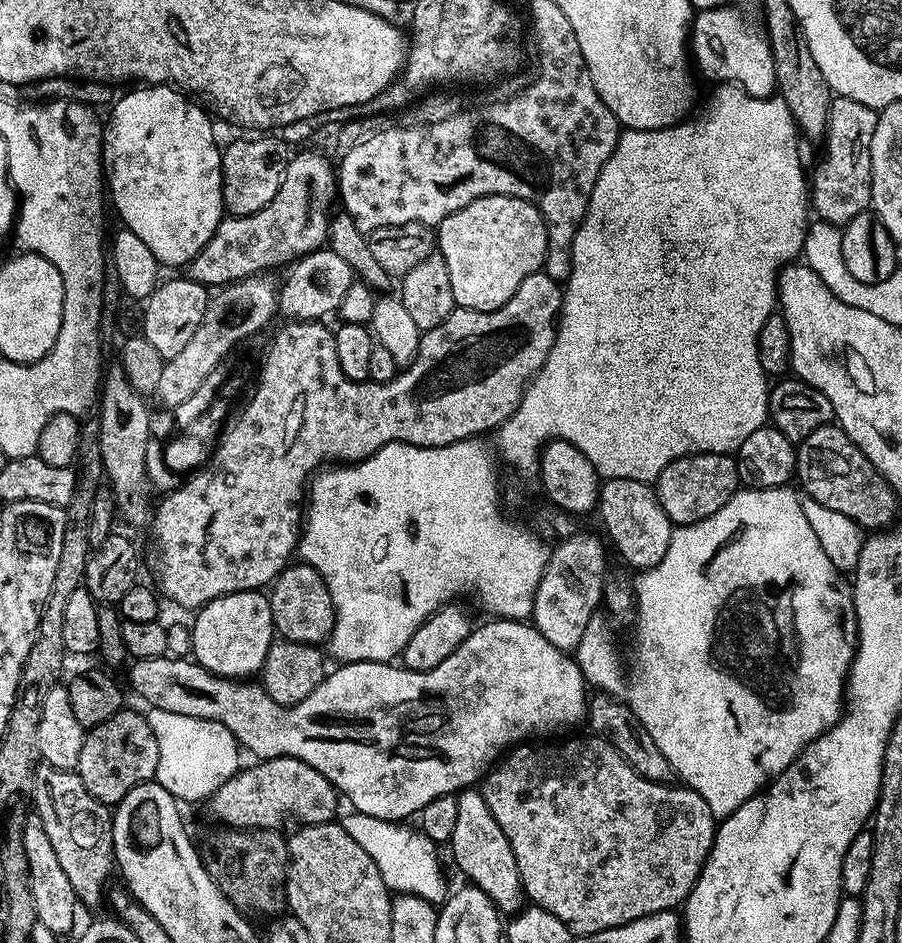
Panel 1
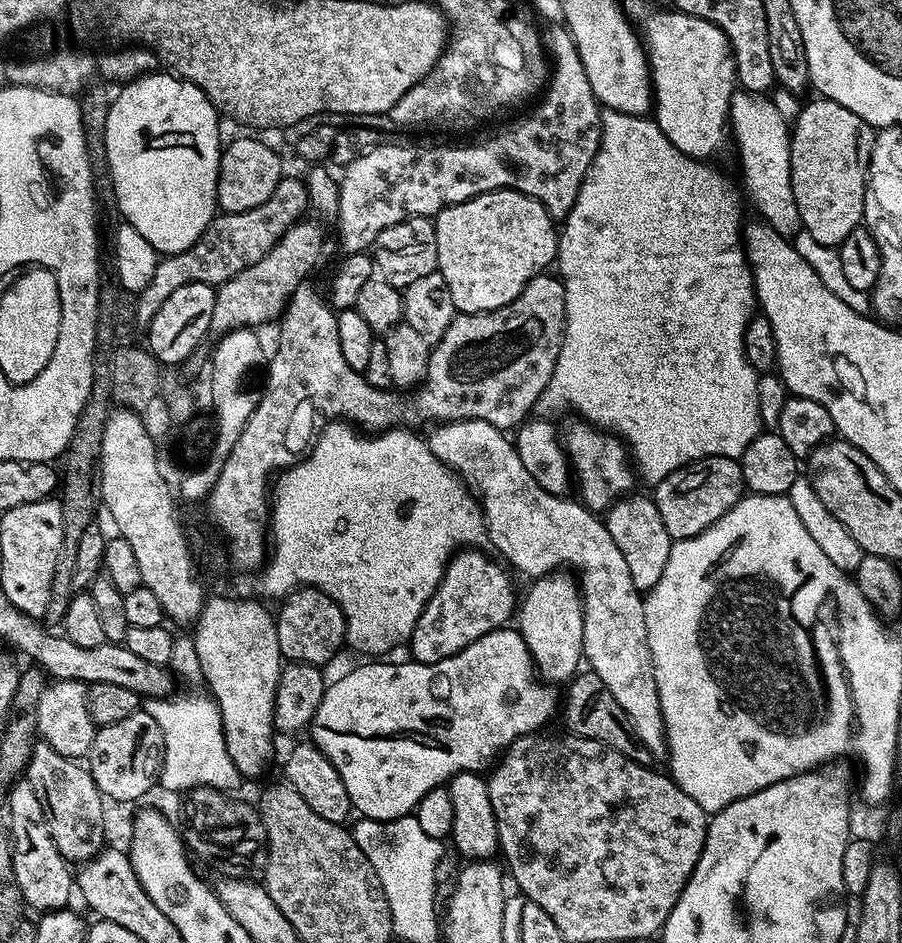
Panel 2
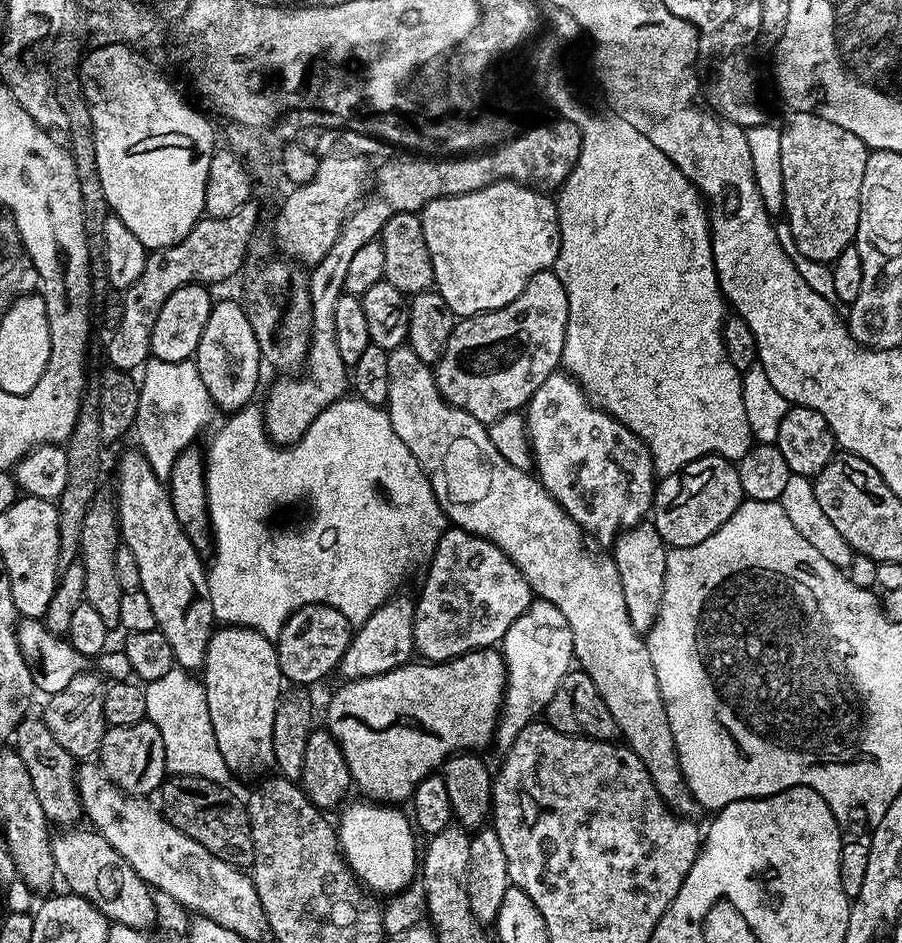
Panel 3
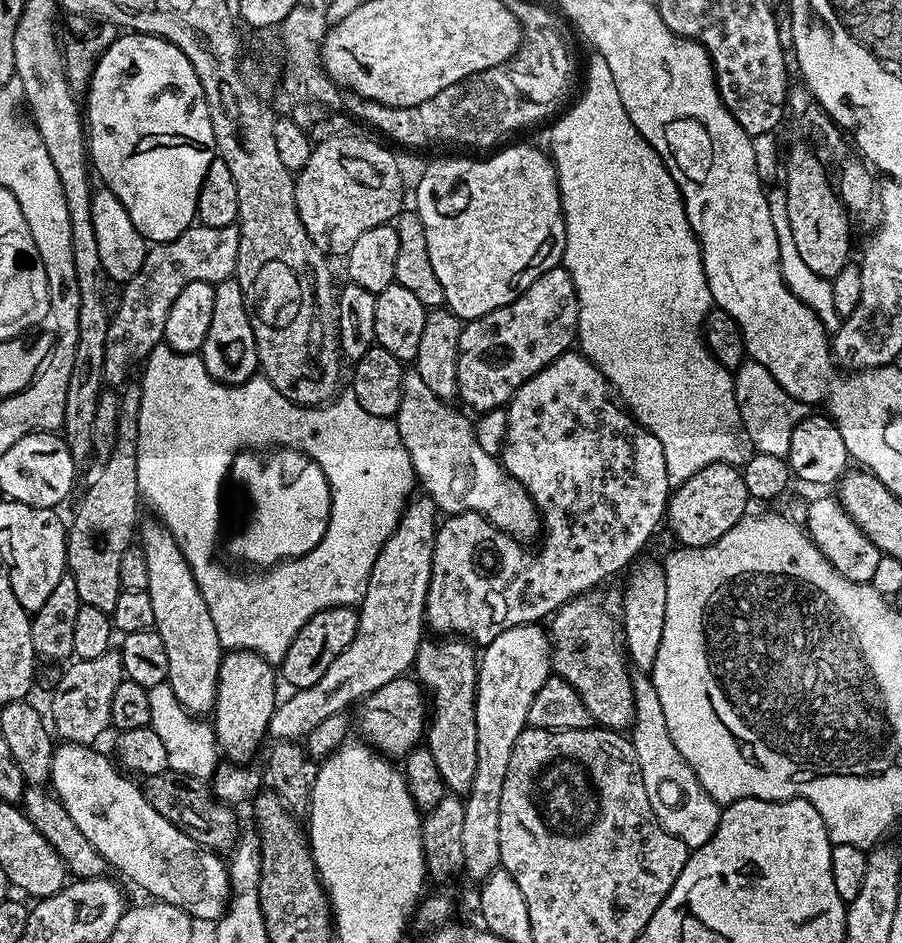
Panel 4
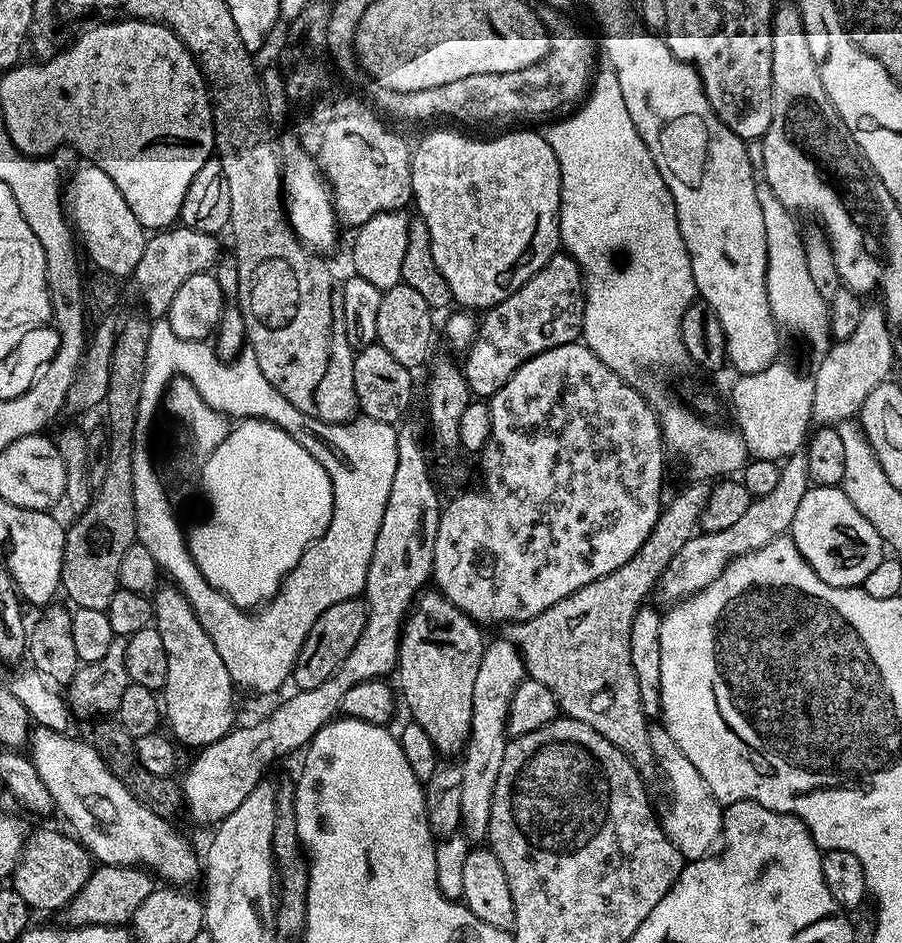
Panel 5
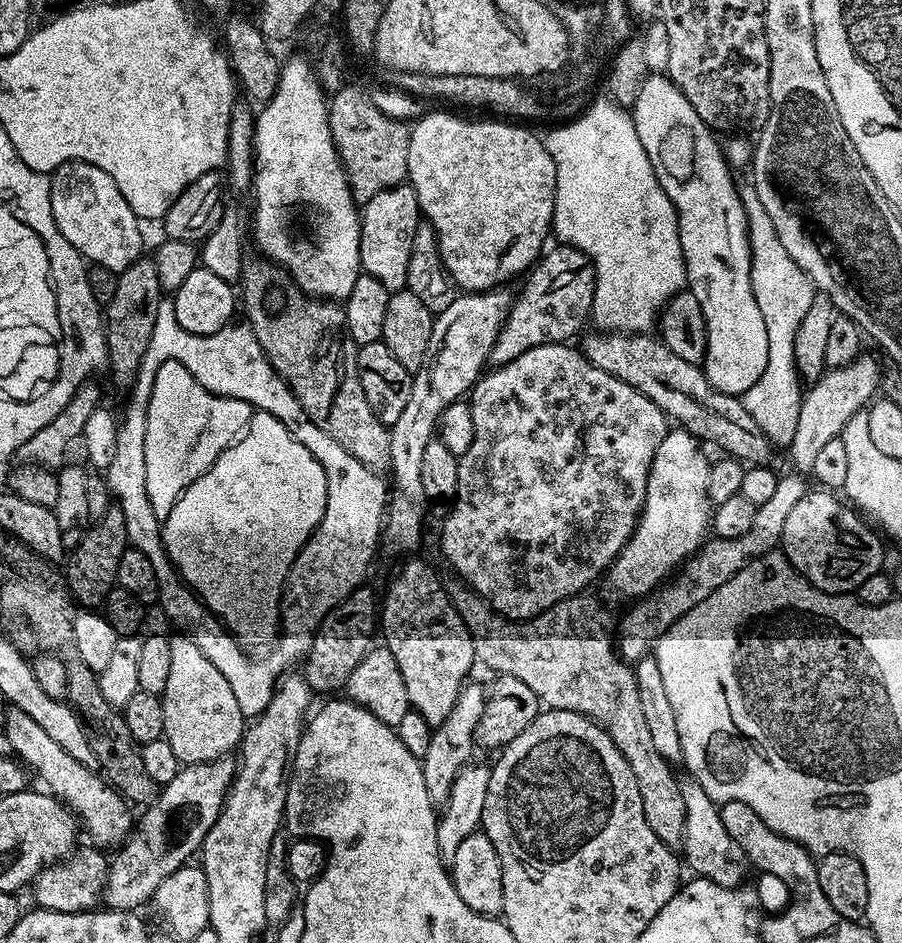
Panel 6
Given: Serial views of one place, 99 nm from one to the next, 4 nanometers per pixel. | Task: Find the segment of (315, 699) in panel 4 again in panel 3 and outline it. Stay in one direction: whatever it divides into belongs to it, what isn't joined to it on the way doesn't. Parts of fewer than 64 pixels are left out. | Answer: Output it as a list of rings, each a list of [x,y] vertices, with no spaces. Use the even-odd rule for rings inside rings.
[[[397,594],[391,600],[387,600],[381,608],[376,610],[374,614],[366,620],[364,624],[359,625],[355,629],[350,646],[346,650],[346,654],[340,659],[339,675],[344,675],[345,681],[361,680],[362,678],[370,678],[378,674],[386,674],[390,670],[400,668],[404,664],[409,663],[413,659],[416,643],[414,642],[414,618],[416,617],[416,606],[413,597]]]

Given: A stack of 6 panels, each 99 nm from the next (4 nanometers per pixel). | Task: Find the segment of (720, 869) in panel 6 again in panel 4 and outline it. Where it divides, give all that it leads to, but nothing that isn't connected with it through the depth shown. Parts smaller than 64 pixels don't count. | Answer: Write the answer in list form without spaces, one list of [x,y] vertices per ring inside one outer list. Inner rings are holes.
[[[640,674],[632,681],[634,690],[634,718],[630,729],[632,749],[638,758],[638,770],[642,770],[642,786],[646,786],[646,798],[650,798],[650,806],[656,815],[656,821],[674,838],[678,838],[690,850],[701,848],[718,830],[718,822],[722,811],[721,804],[698,782],[690,762],[682,758],[678,746],[674,746],[674,738],[670,738],[670,730],[666,730],[666,713],[662,711],[662,702],[658,699],[658,690],[652,685],[647,675]]]

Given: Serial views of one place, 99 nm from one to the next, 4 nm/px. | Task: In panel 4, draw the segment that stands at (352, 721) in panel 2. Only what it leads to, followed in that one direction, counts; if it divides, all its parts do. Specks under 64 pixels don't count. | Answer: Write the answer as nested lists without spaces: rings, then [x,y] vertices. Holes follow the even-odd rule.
[[[401,678],[386,682],[386,686],[365,696],[359,708],[360,713],[357,714],[356,720],[360,723],[361,734],[365,736],[361,737],[377,752],[389,758],[407,756],[412,748],[421,743],[425,735],[426,696],[415,679]]]

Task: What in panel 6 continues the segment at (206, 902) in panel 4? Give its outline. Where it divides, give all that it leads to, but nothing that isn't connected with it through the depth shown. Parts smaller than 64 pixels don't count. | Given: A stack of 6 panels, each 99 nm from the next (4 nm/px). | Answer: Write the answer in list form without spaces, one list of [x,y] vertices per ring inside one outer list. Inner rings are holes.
[[[12,708],[3,719],[2,731],[10,738],[13,753],[25,765],[31,766],[45,780],[47,791],[61,799],[78,817],[79,823],[88,831],[89,841],[97,845],[112,844],[116,846],[131,833],[134,827],[134,812],[127,800],[108,783],[99,771],[86,767],[78,758],[72,758],[30,714],[22,714],[22,710]]]

